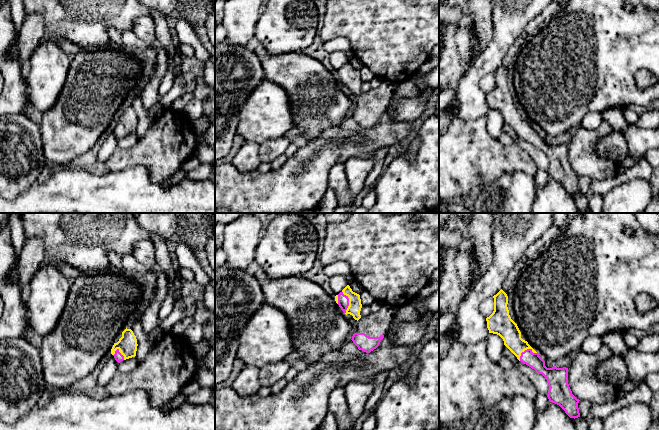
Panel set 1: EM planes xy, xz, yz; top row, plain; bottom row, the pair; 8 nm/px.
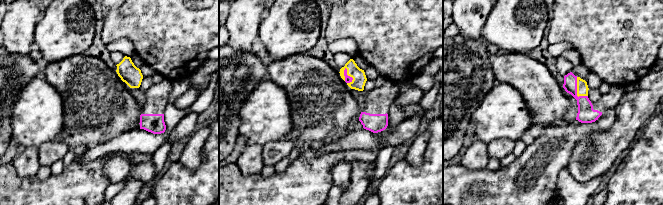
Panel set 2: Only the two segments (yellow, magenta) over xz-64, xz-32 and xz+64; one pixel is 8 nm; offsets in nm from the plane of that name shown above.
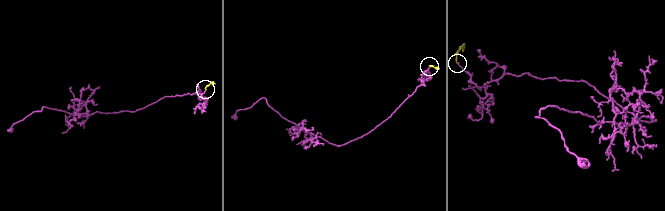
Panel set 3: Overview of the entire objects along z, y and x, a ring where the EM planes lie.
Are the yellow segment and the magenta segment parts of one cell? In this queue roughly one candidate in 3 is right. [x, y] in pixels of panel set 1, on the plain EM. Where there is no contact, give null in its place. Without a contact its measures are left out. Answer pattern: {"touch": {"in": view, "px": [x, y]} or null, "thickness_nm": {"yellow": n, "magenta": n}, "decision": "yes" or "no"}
{"touch": {"in": "yz", "px": [525, 125]}, "thickness_nm": {"yellow": 170, "magenta": 120}, "decision": "yes"}

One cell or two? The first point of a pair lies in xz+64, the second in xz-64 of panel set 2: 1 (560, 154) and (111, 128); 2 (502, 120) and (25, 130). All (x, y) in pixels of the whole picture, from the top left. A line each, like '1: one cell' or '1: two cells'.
1: two cells
2: one cell

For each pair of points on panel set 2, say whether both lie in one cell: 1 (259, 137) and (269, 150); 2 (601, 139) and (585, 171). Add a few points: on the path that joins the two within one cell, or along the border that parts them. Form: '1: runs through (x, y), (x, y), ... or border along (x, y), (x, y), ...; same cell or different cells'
1: border along (284, 137), (268, 141), (262, 146); different cells
2: runs through (601, 147), (586, 163); same cell

